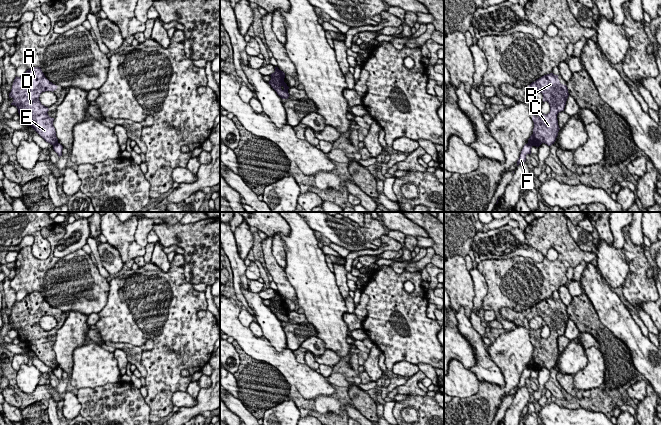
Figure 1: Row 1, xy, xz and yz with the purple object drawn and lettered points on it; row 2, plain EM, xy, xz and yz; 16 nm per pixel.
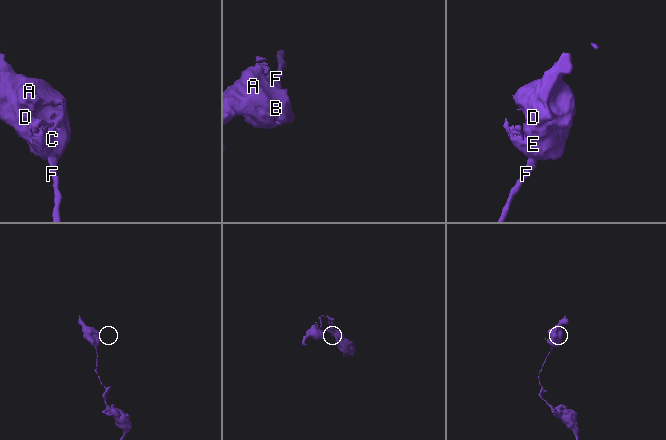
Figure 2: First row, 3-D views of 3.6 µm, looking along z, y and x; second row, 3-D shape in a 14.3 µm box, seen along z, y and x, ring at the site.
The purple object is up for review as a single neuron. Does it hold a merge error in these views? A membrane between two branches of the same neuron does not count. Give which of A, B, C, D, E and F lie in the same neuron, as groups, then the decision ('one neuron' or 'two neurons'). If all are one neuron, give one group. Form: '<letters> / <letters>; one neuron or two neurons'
A B C D E / F; two neurons

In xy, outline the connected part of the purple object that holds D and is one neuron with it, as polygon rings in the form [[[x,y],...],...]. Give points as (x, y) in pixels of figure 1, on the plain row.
[[[34,291],[21,301],[15,301],[9,317],[9,322],[13,323],[11,329],[17,331],[21,342],[51,369],[58,367],[54,342],[48,339],[49,333],[41,328],[39,321],[42,316],[53,316],[57,311],[45,301],[40,291]]]

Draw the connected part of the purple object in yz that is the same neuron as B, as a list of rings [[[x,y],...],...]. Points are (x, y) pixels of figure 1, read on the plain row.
[[[553,297],[544,299],[528,310],[532,315],[540,316],[543,319],[543,326],[547,325],[550,329],[550,336],[547,339],[539,337],[541,329],[536,330],[538,340],[532,341],[533,358],[528,363],[532,370],[539,371],[542,367],[551,370],[558,360],[560,352],[557,339],[564,335],[569,320],[567,310],[560,307],[558,300]]]

